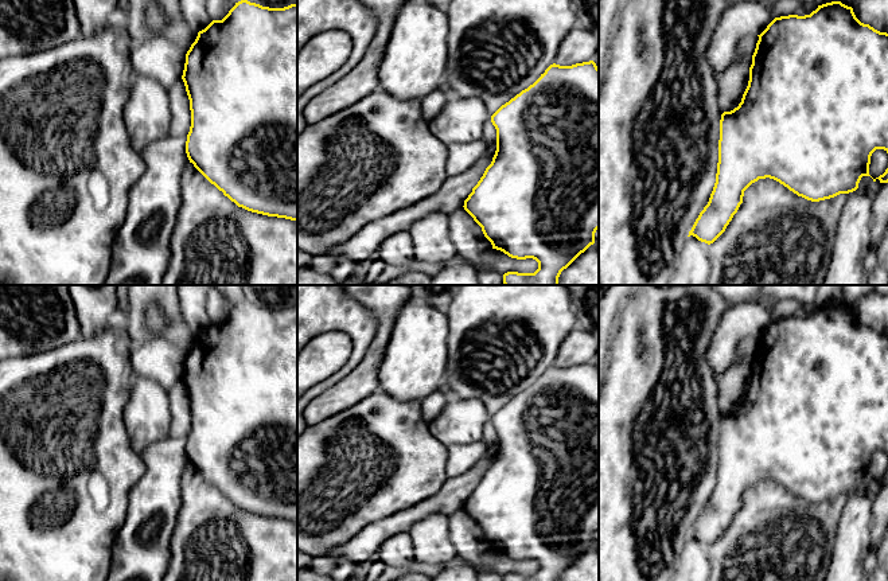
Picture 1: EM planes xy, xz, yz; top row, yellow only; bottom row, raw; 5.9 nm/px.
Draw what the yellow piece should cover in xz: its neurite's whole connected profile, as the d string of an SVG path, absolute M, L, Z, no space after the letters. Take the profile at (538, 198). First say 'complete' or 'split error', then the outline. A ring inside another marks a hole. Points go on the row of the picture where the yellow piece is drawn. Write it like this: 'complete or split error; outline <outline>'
complete; outline M593 61L572 66L550 65L533 85L502 105L491 116L491 122L496 129L496 151L491 164L464 200L463 207L482 227L492 249L501 250L511 258L533 258L538 262L538 269L534 273L505 273L505 285L558 285L561 272L595 243L595 233L599 229L599 67Z

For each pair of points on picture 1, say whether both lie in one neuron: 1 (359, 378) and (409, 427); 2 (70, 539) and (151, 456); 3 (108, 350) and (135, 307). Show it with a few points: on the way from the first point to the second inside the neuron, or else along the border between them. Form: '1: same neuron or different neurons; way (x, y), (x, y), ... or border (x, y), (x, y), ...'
1: different neurons; border (380, 388), (347, 409)
2: different neurons; border (140, 456), (145, 472), (128, 491)
3: different neurons; border (125, 330), (132, 343)

